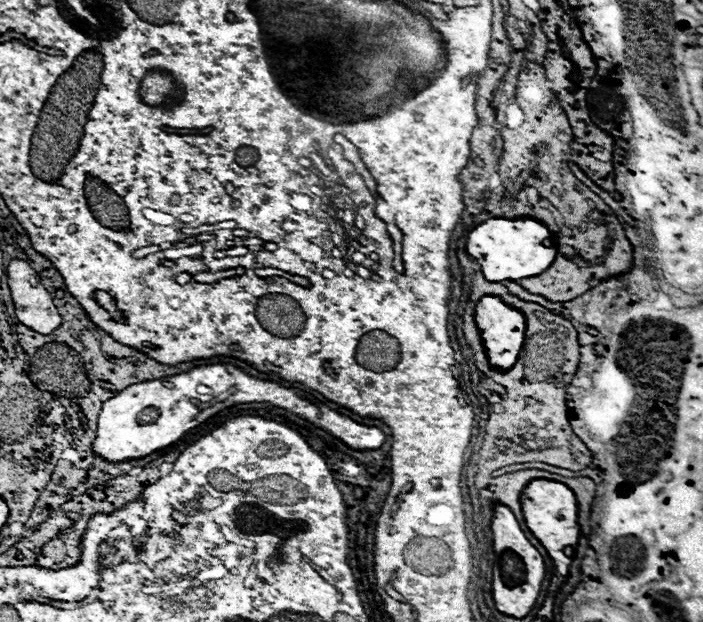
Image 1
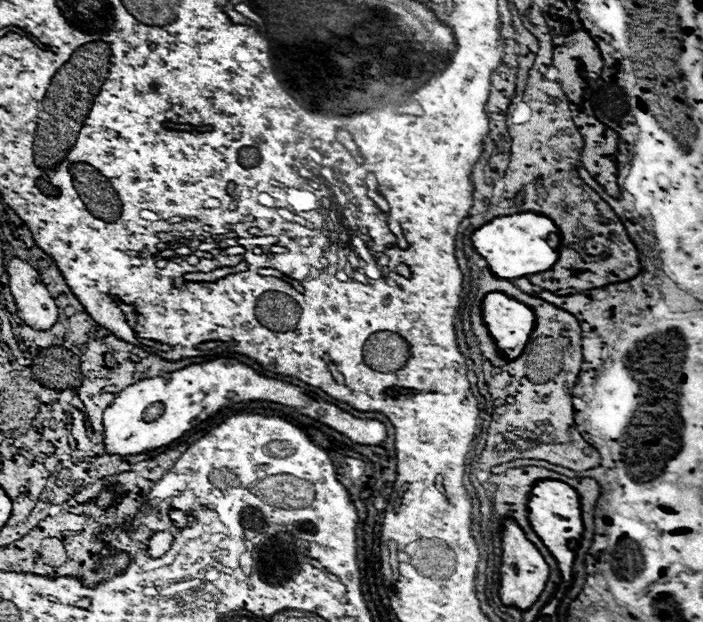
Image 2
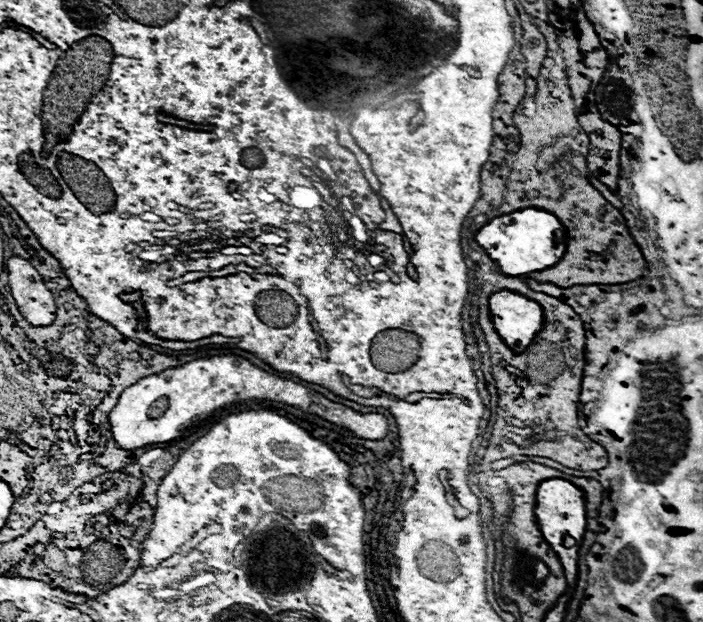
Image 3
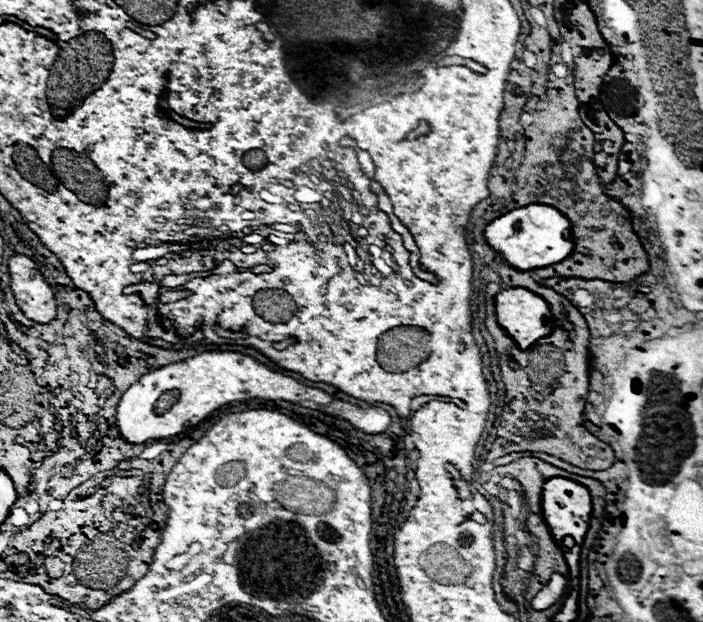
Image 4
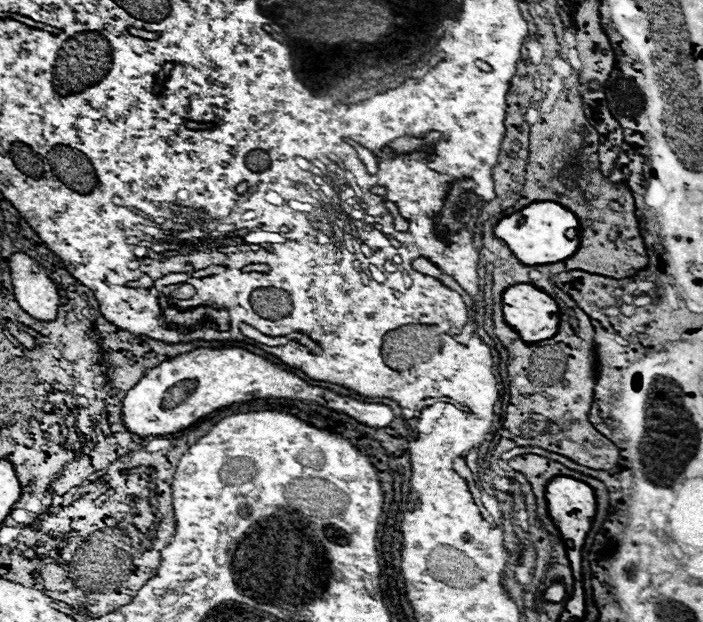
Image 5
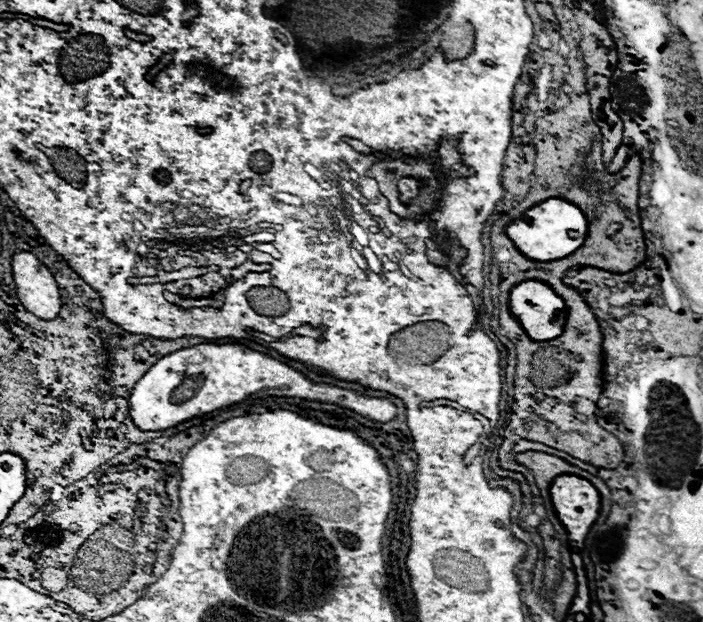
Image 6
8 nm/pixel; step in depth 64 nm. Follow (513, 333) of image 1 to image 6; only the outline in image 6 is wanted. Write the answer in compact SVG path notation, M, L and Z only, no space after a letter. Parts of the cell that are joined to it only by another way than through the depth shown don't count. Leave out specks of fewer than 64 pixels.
M538 280L514 286L508 296L508 310L536 342L554 340L562 334L566 322L564 302L548 284L540 284Z

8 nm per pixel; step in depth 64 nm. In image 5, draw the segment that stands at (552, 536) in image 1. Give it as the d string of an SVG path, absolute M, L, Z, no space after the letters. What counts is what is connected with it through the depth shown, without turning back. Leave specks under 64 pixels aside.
M556 476L546 484L546 502L560 536L572 540L574 548L582 548L596 514L594 490L580 480Z

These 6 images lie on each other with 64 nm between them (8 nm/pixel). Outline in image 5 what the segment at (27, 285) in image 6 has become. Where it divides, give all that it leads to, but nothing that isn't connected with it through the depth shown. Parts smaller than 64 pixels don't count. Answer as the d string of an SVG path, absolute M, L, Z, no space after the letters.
M24 252L12 254L8 266L18 306L36 320L54 320L58 314L60 298L46 270Z

